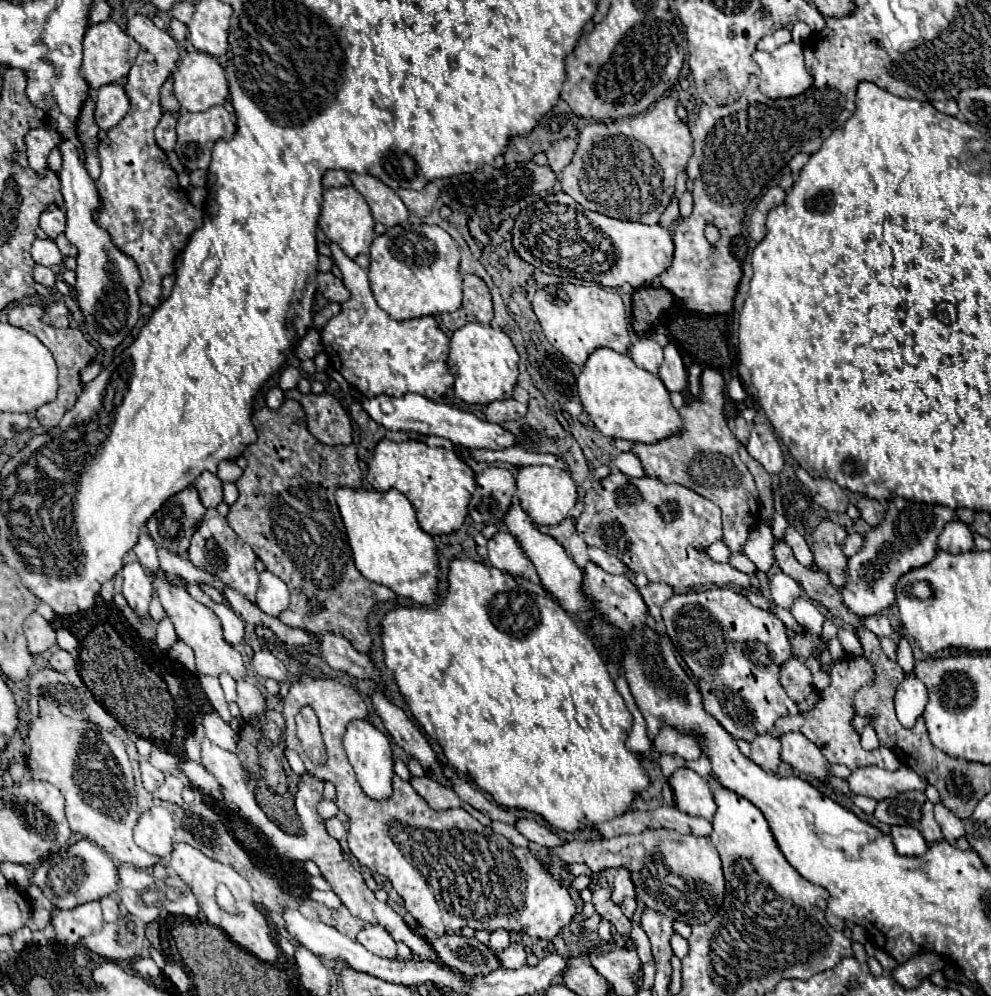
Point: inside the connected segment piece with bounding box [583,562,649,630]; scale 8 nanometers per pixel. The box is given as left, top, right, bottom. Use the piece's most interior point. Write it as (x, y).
(617, 599)

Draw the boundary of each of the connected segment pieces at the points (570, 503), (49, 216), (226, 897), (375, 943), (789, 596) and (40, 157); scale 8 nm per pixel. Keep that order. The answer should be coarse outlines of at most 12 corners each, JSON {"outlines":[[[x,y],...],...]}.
{"outlines":[[[523,466],[517,500],[533,524],[563,522],[577,502],[569,472]],[[61,208],[43,212],[39,226],[51,240],[65,232]],[[225,886],[217,888],[217,902],[223,910],[235,912],[233,896]],[[363,926],[357,942],[371,954],[395,958],[395,940],[383,926]],[[781,570],[771,576],[771,602],[787,608],[801,586]],[[53,126],[29,130],[27,158],[39,176],[47,170],[47,156],[57,146]]]}

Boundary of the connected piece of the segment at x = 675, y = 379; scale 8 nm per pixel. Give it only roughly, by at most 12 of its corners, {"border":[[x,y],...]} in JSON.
{"border":[[665,346],[659,378],[669,392],[687,388],[687,372],[679,350]]}

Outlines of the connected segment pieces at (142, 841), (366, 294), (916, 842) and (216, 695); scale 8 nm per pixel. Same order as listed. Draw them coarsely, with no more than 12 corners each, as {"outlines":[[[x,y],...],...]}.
{"outlines":[[[163,806],[143,812],[133,830],[149,854],[171,854],[173,816]],[[331,244],[351,298],[321,330],[363,396],[453,386],[433,316],[393,320],[367,270]],[[893,826],[901,856],[921,856],[927,842],[913,826]],[[199,676],[213,708],[229,722],[231,714],[215,676]]]}

